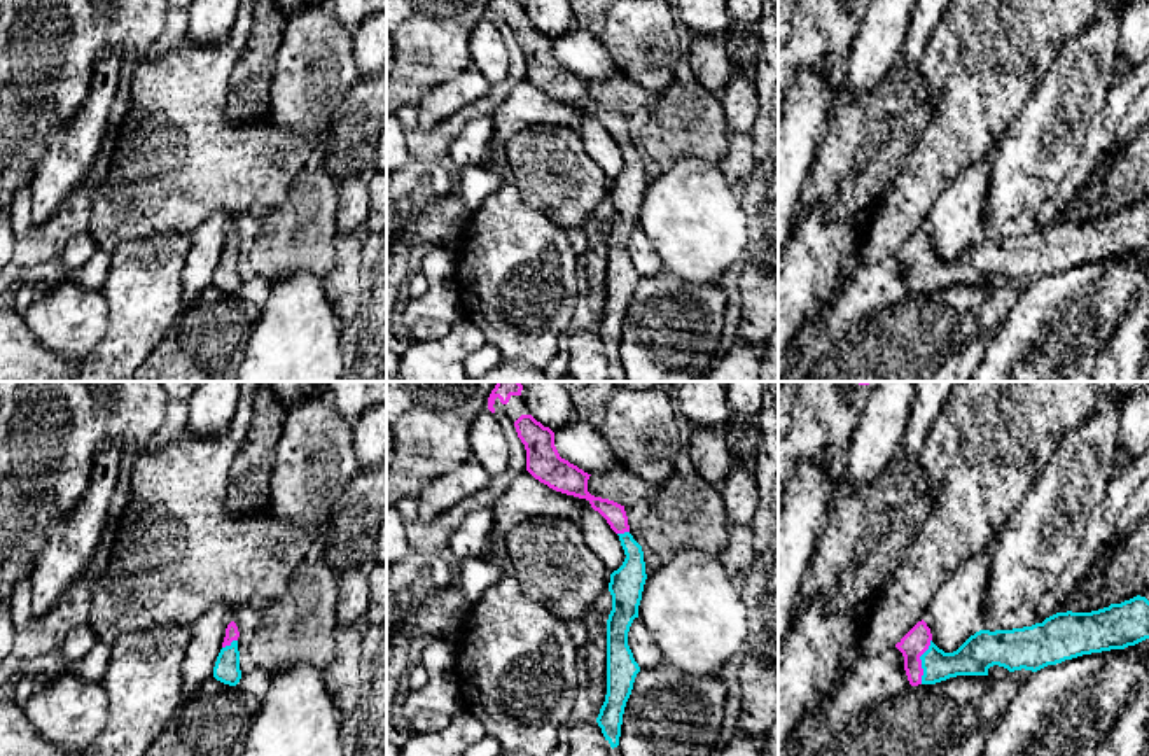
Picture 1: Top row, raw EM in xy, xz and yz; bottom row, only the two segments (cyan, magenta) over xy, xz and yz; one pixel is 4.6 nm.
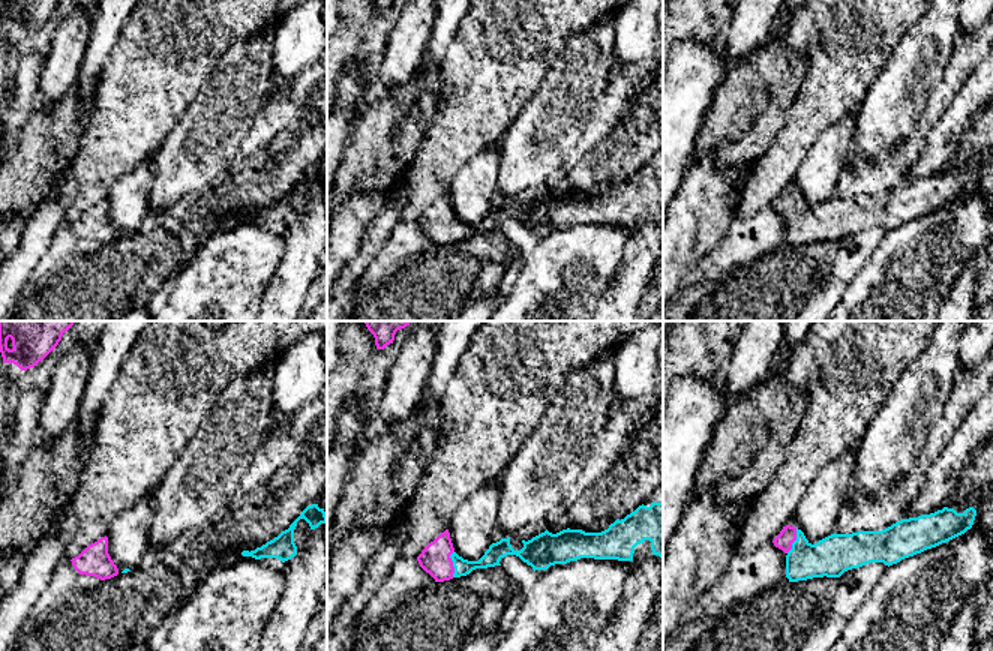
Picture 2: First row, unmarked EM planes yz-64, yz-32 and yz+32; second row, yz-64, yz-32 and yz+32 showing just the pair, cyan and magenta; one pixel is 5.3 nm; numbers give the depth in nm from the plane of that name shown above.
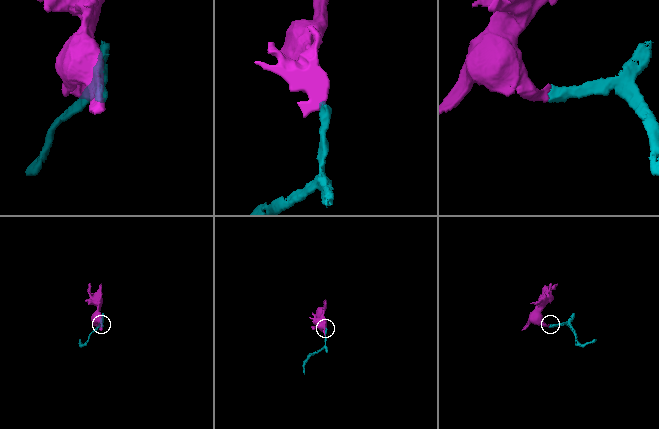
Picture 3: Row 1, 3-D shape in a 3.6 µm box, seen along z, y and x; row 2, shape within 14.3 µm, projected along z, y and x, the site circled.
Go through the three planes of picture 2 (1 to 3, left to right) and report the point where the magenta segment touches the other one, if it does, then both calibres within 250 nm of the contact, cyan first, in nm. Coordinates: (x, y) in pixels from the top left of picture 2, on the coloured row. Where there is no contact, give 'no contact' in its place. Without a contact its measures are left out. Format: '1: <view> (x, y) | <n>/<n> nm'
1: no contact
2: yz-32 (453, 564) | 90/160 nm
3: yz+32 (795, 540) | 220/90 nm

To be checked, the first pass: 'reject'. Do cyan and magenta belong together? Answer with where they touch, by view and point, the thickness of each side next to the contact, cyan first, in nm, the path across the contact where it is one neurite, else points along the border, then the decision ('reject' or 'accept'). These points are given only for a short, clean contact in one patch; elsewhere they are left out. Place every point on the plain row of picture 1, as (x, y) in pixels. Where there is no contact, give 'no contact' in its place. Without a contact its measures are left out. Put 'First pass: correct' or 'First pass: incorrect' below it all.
contact yz (922, 270); calibres 170 and 120 nm; way yz (974, 265), (964, 270), (922, 270), (915, 251); accept
First pass: incorrect

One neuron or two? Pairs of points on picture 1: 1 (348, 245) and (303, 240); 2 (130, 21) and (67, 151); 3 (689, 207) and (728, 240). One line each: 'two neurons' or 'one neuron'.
1: two neurons
2: two neurons
3: one neuron

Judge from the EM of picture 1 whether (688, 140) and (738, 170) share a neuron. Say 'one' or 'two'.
two

